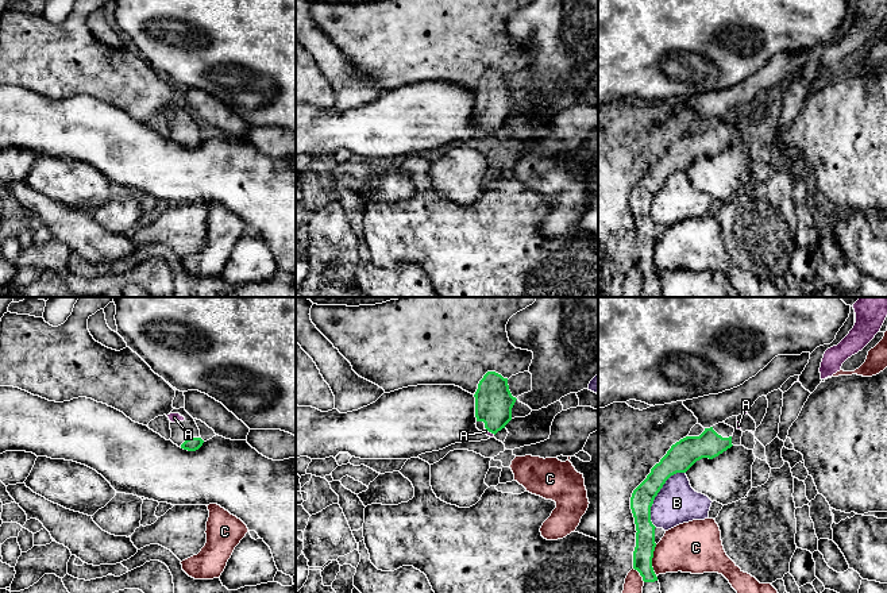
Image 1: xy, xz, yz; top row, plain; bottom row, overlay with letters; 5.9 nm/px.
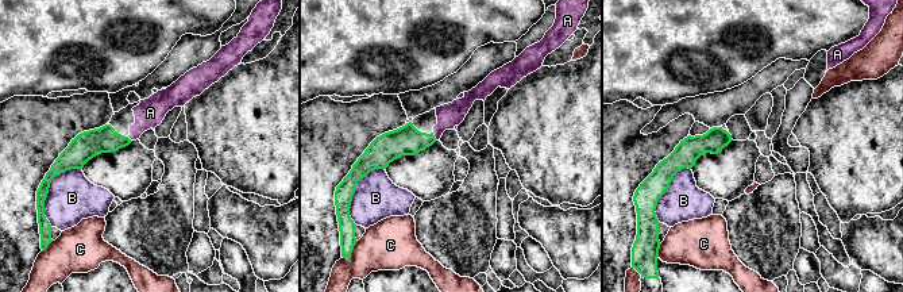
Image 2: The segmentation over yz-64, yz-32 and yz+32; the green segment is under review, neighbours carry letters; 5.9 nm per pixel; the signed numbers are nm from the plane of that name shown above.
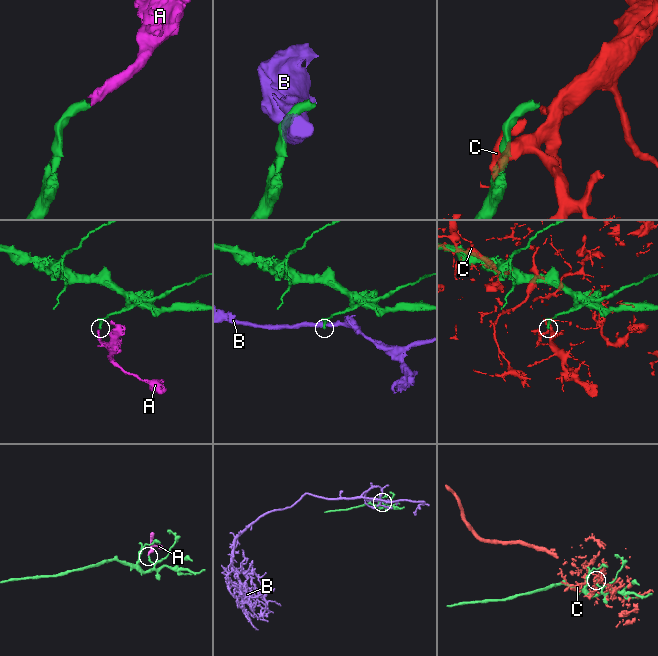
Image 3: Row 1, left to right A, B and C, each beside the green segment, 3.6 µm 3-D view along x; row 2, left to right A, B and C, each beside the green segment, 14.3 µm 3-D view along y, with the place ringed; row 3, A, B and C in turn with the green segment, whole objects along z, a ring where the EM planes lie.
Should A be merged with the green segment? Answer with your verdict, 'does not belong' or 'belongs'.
belongs

